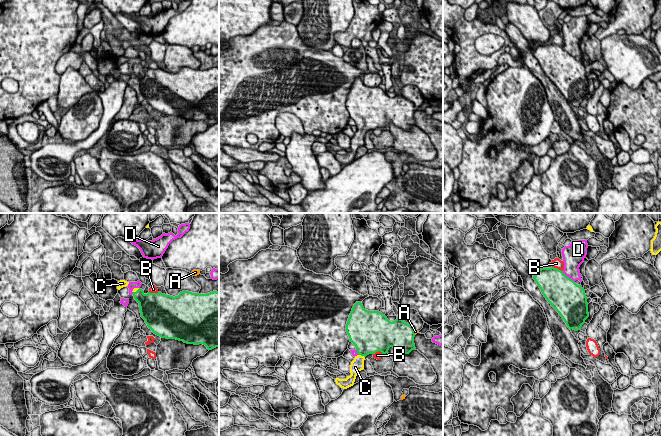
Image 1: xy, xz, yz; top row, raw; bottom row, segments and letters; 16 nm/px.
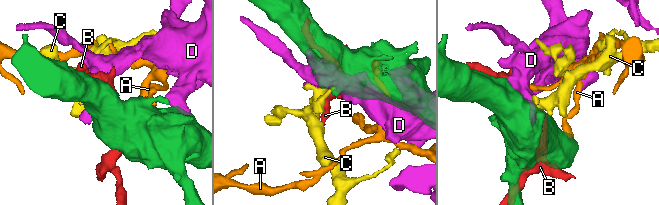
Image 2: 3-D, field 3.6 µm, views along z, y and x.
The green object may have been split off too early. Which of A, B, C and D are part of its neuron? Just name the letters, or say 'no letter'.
C

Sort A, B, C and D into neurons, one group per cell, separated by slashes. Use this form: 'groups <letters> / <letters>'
groups A / B / C / D

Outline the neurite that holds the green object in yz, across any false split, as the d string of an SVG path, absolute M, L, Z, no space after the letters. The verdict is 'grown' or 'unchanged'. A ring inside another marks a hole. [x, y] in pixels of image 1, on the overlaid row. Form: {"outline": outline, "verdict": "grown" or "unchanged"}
{"outline": "M554 267L538 269L533 279L567 327L580 330L589 317L584 288Z", "verdict": "unchanged"}

